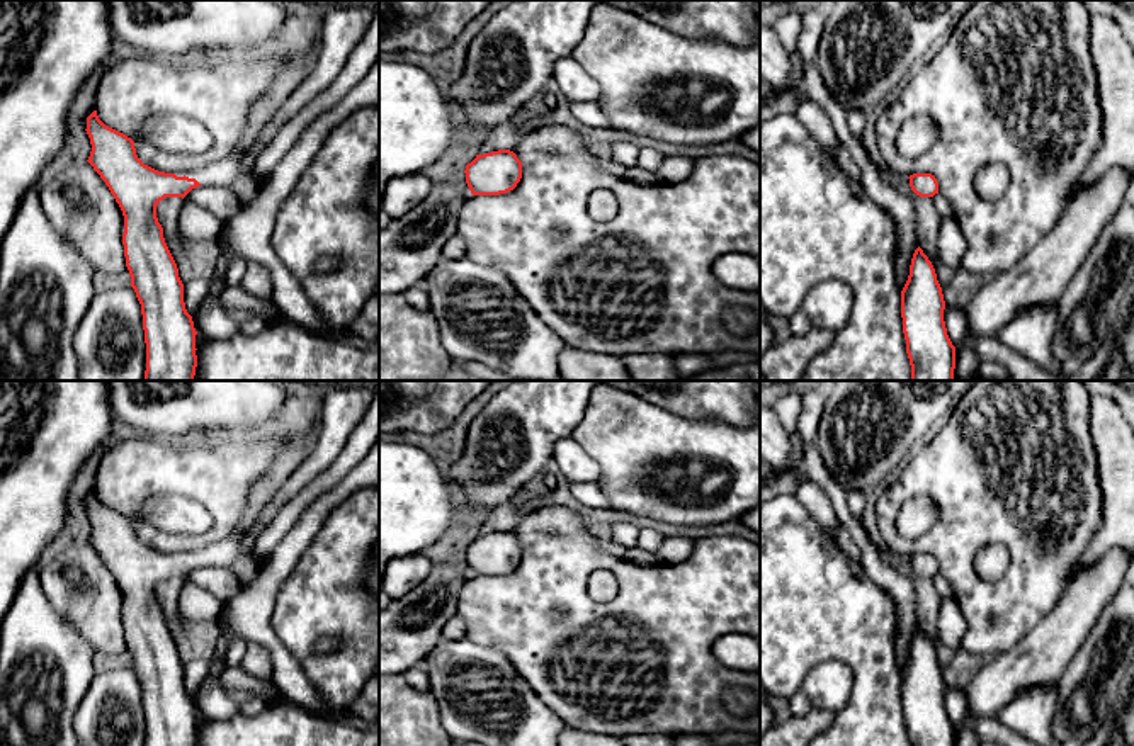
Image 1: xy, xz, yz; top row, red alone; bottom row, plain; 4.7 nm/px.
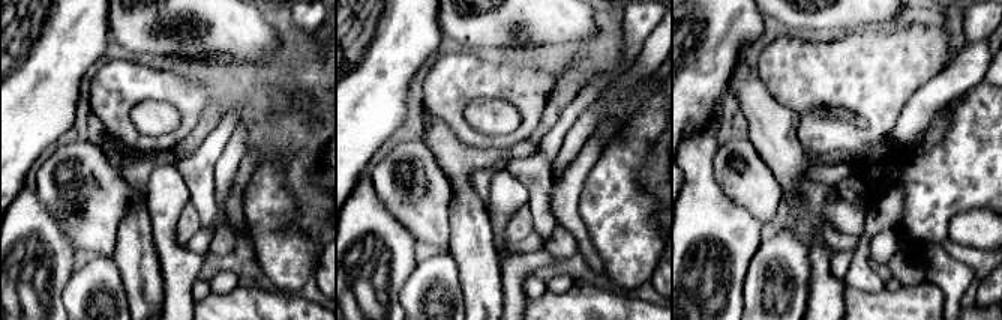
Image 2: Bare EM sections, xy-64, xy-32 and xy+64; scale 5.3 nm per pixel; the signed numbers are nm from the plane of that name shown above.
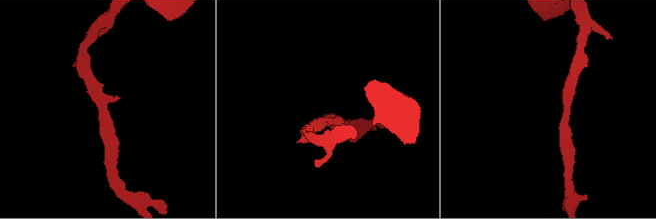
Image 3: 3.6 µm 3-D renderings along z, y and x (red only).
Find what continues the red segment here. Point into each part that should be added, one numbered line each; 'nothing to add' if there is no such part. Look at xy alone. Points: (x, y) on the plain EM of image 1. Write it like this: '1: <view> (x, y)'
1: xy (249, 614)

